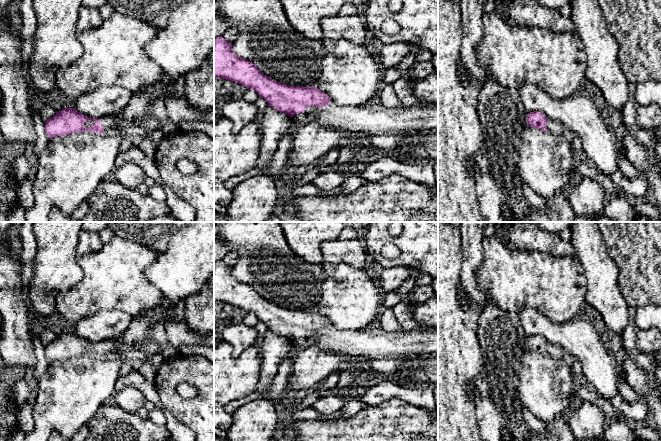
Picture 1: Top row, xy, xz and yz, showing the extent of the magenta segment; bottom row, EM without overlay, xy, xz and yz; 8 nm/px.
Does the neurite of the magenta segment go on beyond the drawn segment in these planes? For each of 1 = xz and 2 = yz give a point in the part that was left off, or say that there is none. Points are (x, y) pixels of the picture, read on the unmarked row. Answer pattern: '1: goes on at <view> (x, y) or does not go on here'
1: goes on at xz (373, 343)
2: goes on at yz (555, 351)

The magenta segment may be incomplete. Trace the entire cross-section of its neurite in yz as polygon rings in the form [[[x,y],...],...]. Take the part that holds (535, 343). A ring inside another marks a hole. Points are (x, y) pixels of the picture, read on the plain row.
[[[538,335],[527,338],[527,348],[533,352],[549,355],[553,359],[562,359],[565,354],[565,350],[562,346],[549,343],[543,337]]]

